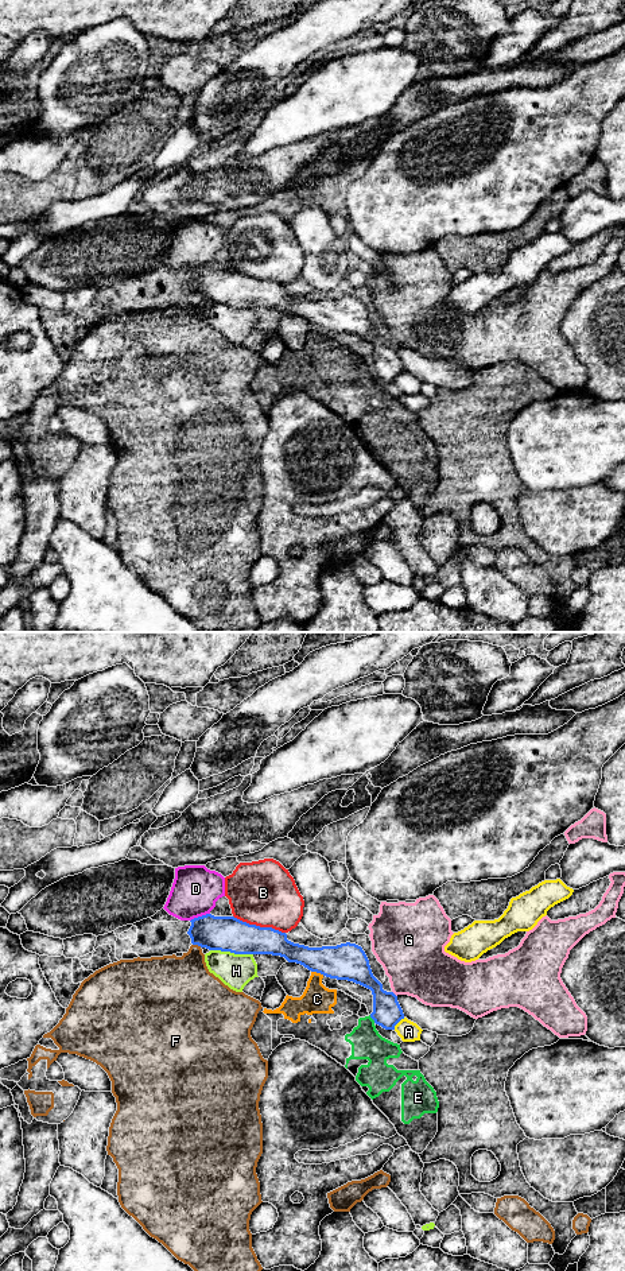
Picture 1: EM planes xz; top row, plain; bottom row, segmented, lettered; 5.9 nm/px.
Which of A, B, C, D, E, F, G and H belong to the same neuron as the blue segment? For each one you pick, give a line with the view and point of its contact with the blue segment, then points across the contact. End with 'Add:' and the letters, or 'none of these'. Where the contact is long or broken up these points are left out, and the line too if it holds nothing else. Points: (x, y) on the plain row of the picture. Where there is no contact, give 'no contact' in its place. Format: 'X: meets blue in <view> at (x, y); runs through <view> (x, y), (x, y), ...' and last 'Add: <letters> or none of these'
Add: none of these

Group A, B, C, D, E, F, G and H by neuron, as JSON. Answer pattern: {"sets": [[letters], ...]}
{"sets": [["A"], ["B"], ["C", "E"], ["D"], ["F"], ["G"], ["H"]]}

